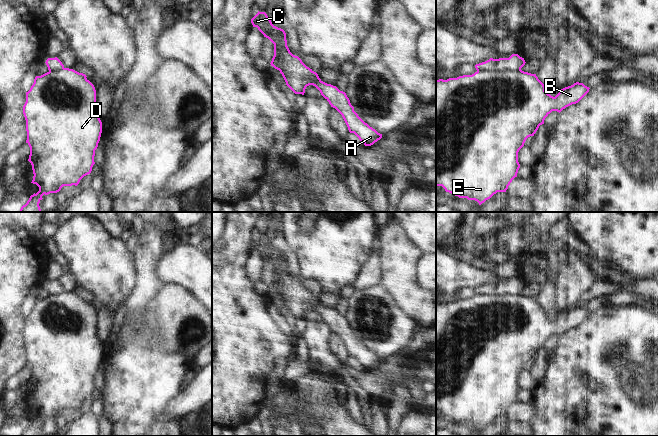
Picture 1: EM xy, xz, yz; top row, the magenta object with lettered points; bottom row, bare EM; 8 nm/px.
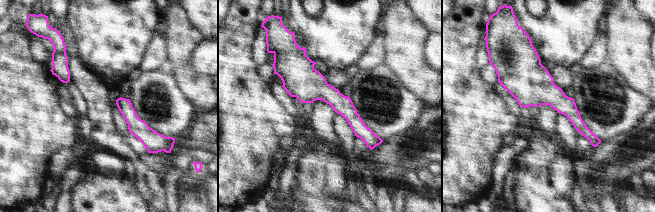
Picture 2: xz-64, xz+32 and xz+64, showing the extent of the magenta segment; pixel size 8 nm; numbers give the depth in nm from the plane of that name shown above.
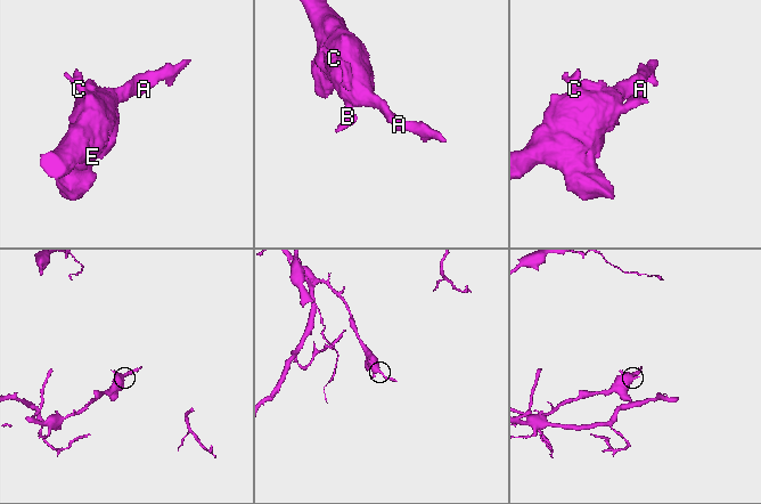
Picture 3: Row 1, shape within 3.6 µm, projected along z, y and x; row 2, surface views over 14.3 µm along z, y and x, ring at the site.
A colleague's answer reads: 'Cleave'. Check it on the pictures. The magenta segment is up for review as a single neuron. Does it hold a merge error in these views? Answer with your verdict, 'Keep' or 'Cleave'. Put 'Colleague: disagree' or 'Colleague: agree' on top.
Colleague: agree
Cleave

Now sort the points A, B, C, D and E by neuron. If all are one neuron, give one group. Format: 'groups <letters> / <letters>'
groups A B D E / C

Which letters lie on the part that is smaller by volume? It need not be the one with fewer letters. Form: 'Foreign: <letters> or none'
Foreign: C

